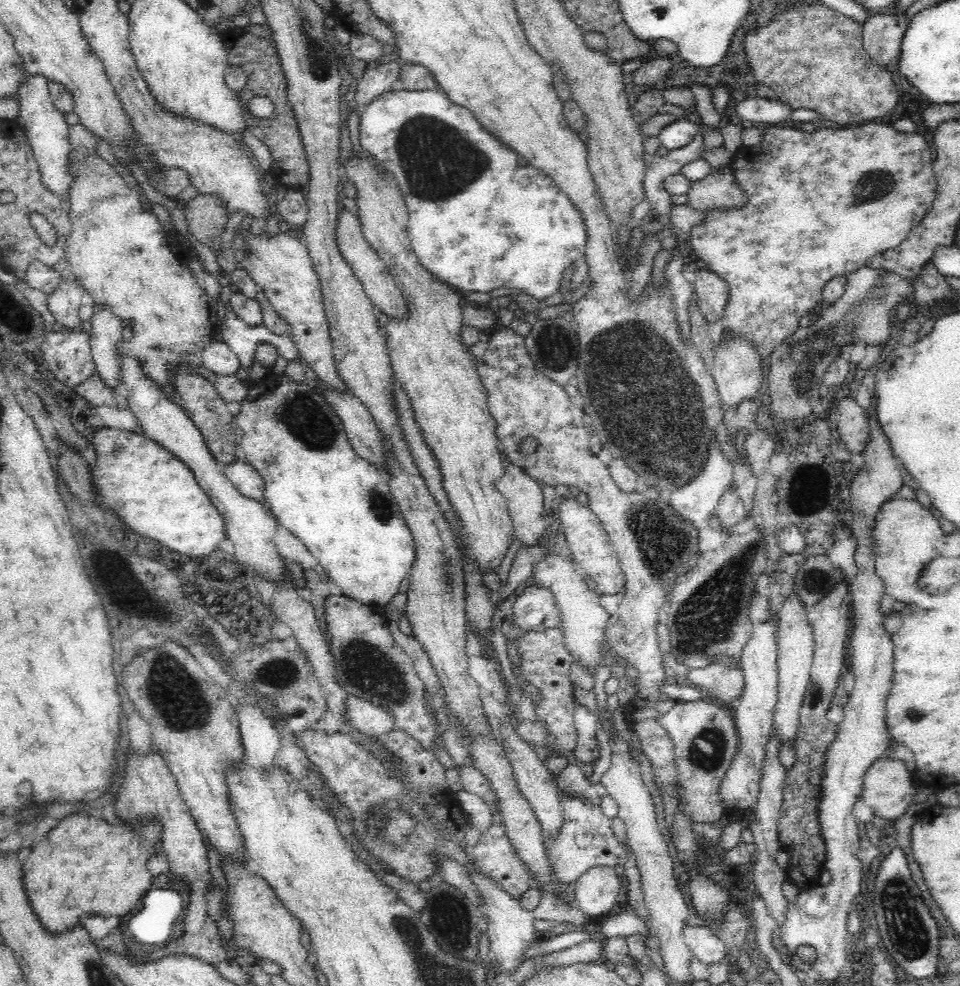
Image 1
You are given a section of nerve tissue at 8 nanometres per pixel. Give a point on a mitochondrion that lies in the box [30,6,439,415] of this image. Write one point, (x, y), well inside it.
(319, 63)

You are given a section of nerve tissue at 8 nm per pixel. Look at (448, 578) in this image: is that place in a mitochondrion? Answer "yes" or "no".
yes

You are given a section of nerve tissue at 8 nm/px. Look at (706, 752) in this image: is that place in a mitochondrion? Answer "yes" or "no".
yes

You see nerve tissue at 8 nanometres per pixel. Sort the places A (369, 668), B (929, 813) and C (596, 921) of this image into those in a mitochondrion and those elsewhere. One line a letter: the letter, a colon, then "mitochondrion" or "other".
A: mitochondrion
B: other
C: other

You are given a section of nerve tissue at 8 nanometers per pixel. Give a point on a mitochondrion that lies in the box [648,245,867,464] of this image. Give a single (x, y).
(802, 361)

